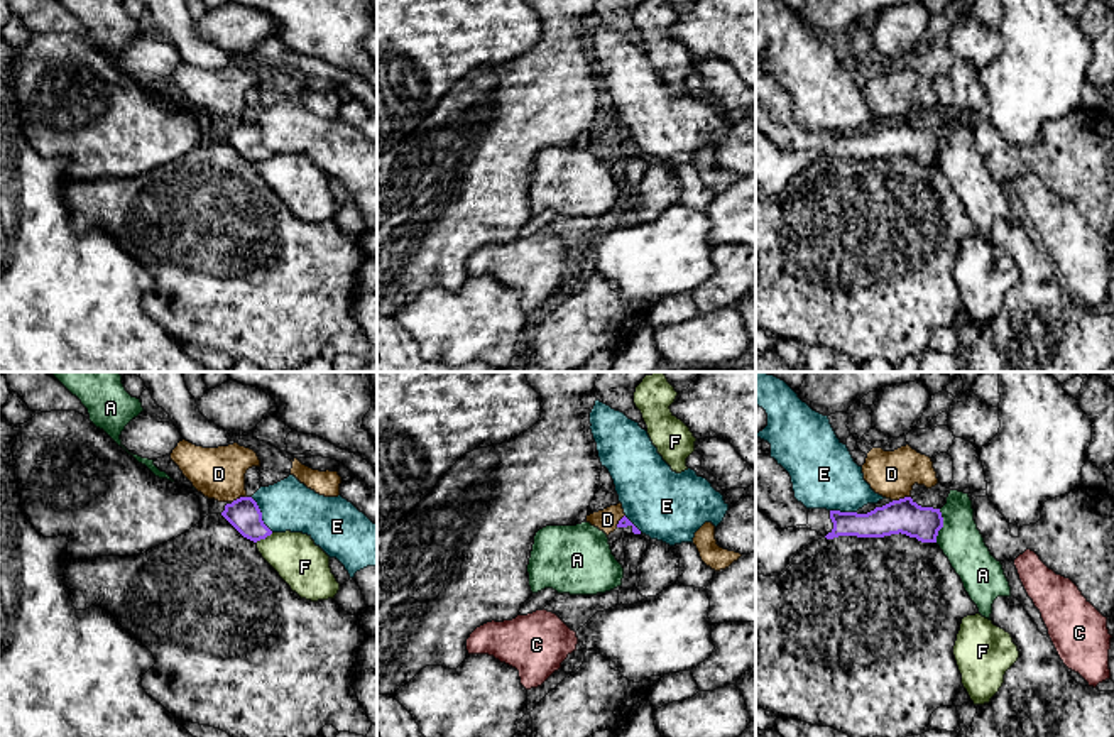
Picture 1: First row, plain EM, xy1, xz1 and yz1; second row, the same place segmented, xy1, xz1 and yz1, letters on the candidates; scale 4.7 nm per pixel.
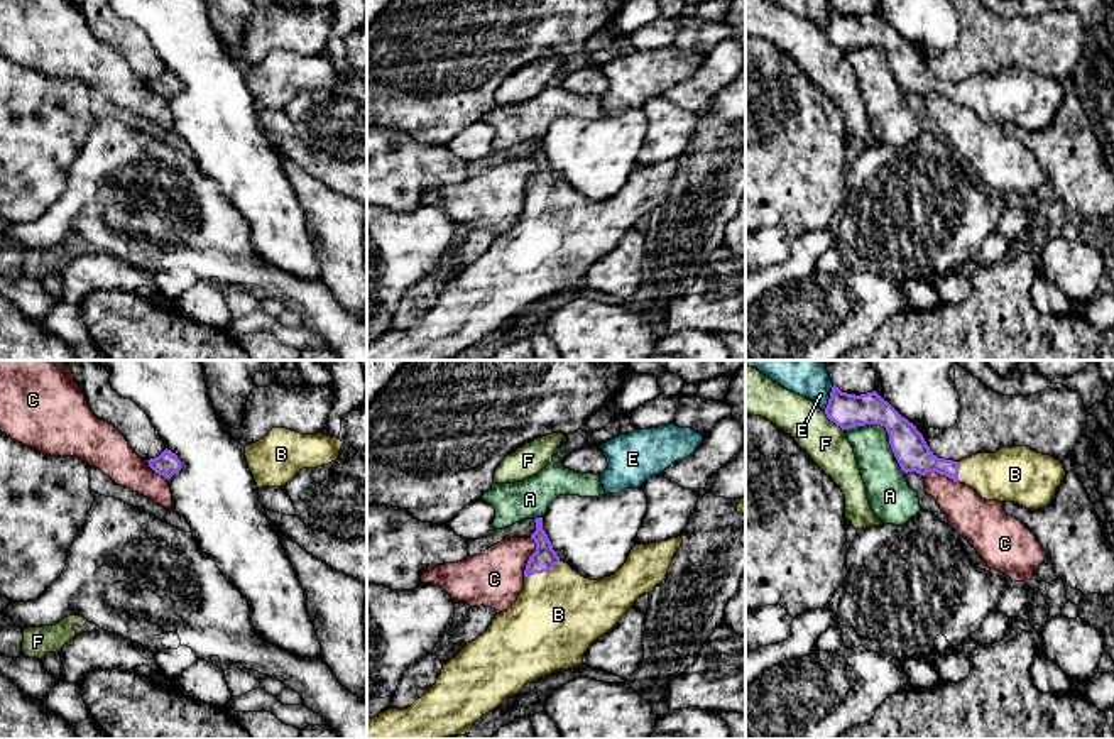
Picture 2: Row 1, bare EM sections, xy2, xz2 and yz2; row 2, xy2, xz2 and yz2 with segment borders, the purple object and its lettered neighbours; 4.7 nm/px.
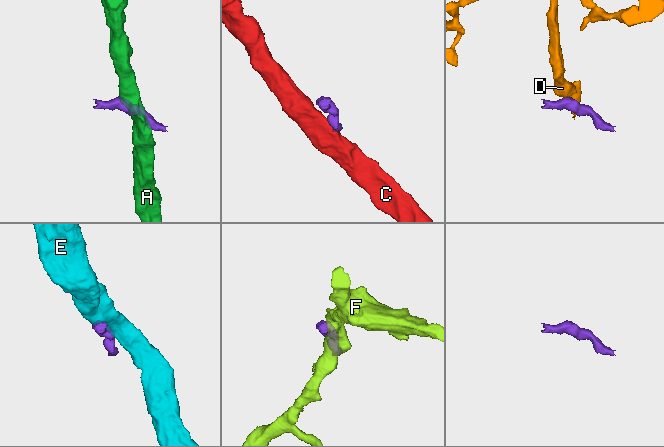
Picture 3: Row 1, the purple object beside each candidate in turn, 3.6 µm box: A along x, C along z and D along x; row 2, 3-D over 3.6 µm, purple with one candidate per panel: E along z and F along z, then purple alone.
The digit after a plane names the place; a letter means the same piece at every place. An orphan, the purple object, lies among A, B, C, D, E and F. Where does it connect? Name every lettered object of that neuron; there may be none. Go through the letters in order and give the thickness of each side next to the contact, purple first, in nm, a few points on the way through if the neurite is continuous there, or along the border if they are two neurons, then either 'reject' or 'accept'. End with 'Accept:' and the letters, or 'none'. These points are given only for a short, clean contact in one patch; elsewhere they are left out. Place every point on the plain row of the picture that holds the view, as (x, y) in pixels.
A: calibres 160 and 190 nm; reject
B: calibres 110 and 420 nm; way xz2 (545, 178), (541, 193), (553, 212), (558, 235); accept
C: calibres 110 and 280 nm; border xz2 (533, 159), (535, 171), (523, 197); reject
D: calibres 160 and 220 nm; border yz1 (910, 117), (893, 122); reject
E: calibres 160 and 240 nm; reject
F: calibres 160 and 200 nm; reject
Accept: B

